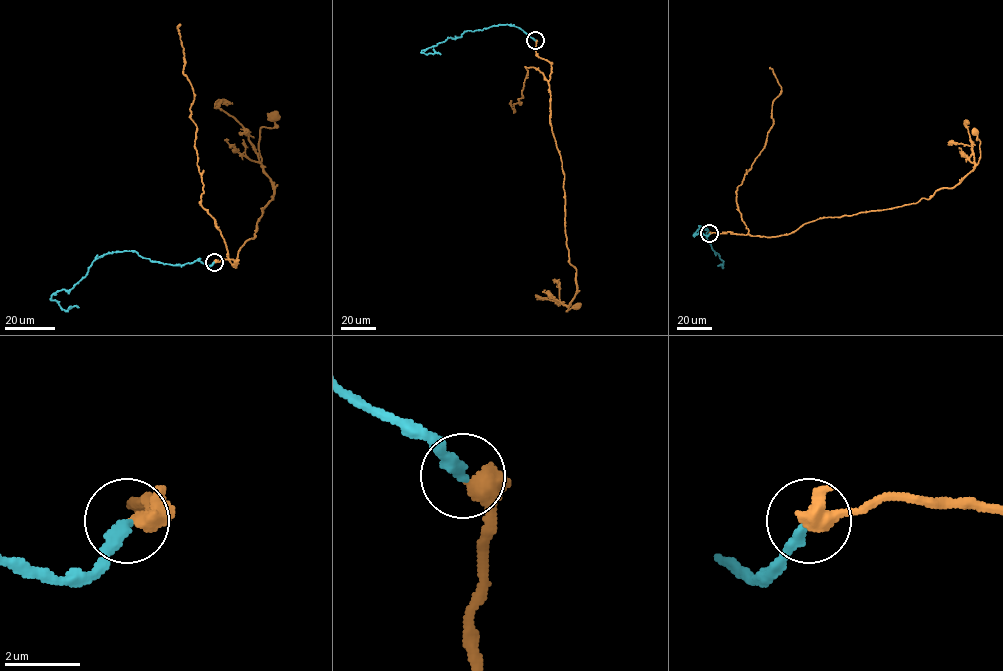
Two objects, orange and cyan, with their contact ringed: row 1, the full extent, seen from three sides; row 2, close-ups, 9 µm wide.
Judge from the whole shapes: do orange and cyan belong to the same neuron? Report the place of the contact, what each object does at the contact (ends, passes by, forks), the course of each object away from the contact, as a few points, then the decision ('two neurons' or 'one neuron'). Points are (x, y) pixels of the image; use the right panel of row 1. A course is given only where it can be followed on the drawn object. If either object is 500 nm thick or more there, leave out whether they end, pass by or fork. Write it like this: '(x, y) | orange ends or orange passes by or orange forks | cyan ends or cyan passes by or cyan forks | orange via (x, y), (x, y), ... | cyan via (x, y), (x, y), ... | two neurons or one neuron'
(709, 233) | orange passes by | cyan ends | orange via (709, 233), (789, 234), (823, 217), (929, 199), (939, 189), (955, 187), (977, 164), (980, 141), (974, 131) | cyan via (709, 233), (693, 235), (699, 226), (706, 228), (706, 238), (723, 265) | one neuron

